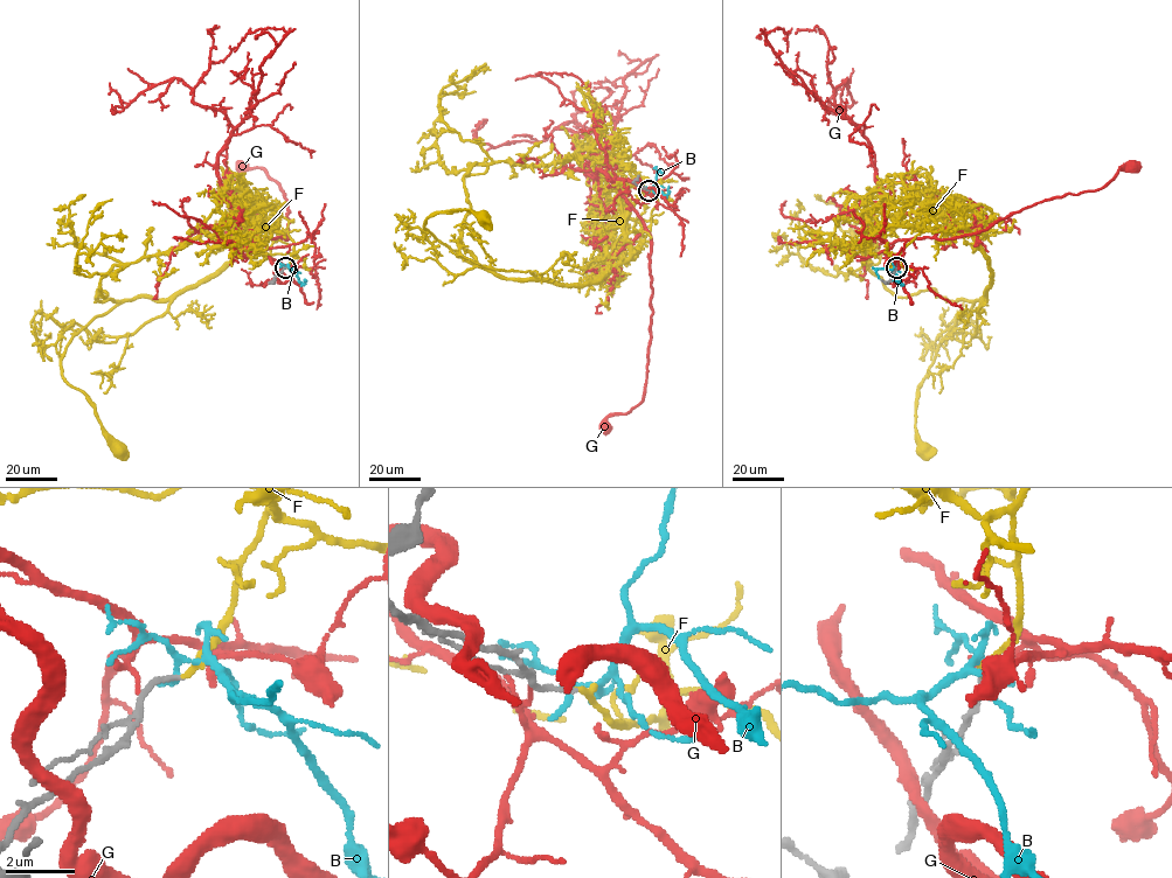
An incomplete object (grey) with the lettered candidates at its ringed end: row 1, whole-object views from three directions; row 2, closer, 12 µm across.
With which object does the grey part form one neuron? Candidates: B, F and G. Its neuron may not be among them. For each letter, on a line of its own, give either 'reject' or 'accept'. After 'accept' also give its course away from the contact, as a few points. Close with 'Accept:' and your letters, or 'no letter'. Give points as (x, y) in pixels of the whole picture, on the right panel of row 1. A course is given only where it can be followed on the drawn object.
B: reject
F: accept; course (896, 267), (900, 251), (926, 230), (964, 228), (989, 260), (985, 299), (944, 336), (916, 392), (921, 450)
G: reject
Accept: F

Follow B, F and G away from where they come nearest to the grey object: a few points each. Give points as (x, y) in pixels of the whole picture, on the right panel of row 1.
B: (896, 267), (892, 270), (901, 284), (892, 280)
F: (896, 267), (900, 251), (926, 230), (964, 228), (989, 260), (985, 299), (944, 336), (916, 392), (921, 450)
G: (895, 269), (899, 265), (886, 250), (899, 241), (978, 234), (1044, 201), (1095, 192), (1120, 167), (1131, 167)

